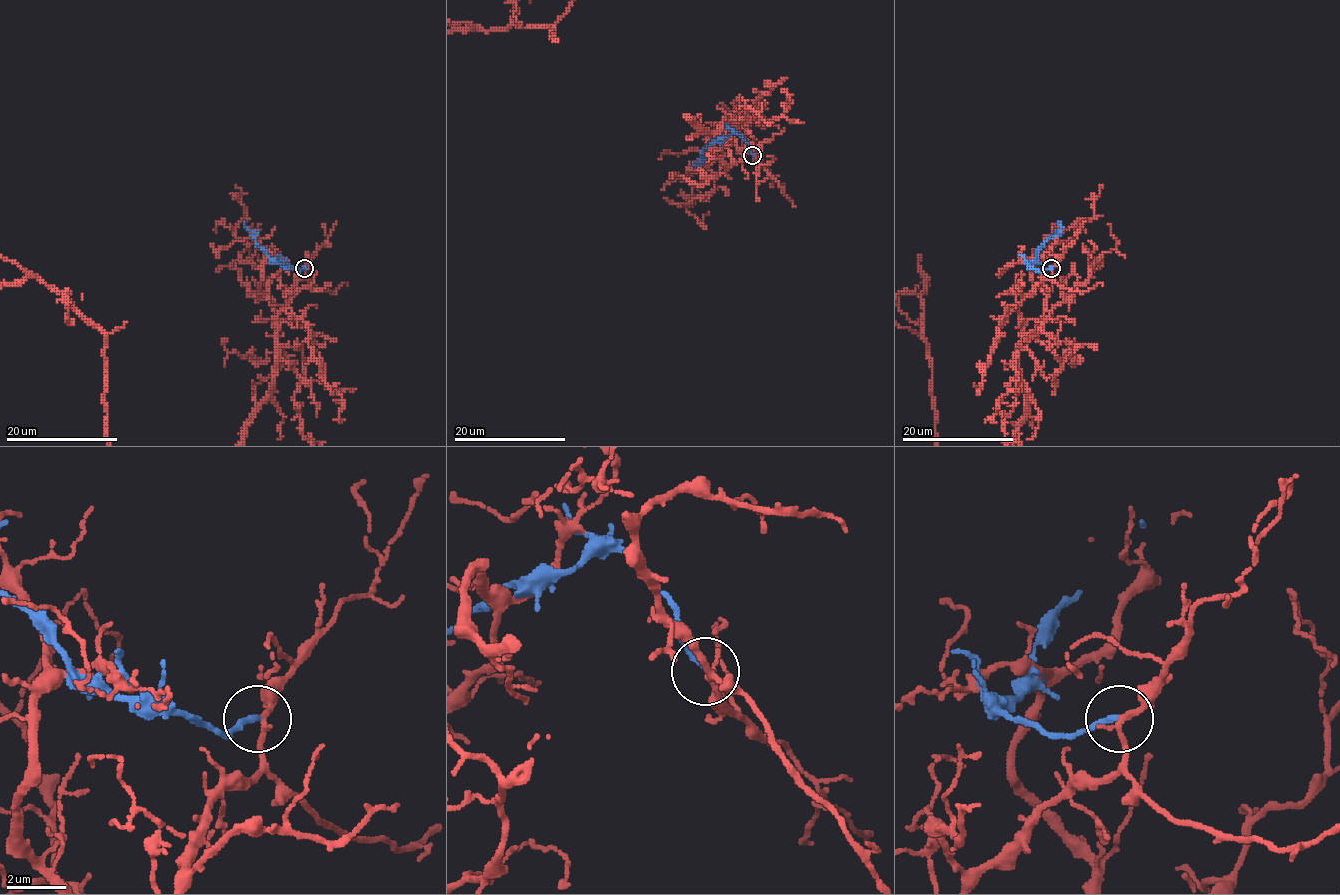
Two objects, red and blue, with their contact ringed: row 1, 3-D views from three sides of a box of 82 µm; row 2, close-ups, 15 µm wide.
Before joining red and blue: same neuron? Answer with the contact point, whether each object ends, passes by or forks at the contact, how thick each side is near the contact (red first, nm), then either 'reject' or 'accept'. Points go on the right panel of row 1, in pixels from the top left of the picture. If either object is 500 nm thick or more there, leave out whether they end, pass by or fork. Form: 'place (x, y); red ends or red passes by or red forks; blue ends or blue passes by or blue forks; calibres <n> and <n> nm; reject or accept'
place (1051, 268); red passes by; blue ends; calibres 200 and 170 nm; reject

